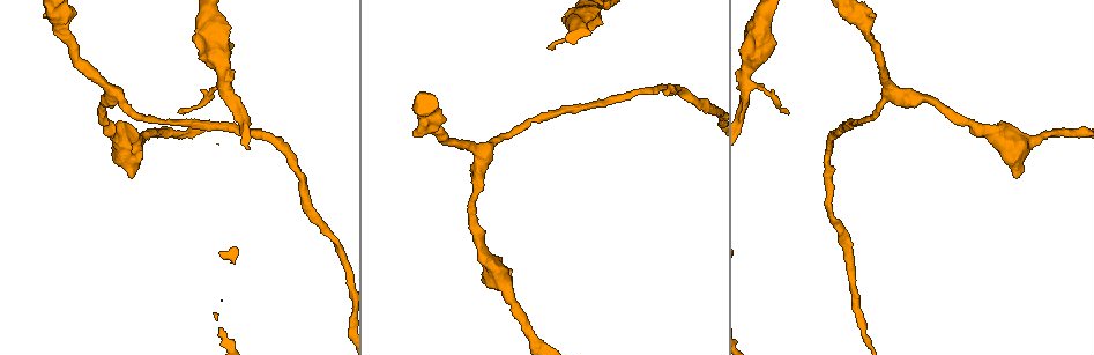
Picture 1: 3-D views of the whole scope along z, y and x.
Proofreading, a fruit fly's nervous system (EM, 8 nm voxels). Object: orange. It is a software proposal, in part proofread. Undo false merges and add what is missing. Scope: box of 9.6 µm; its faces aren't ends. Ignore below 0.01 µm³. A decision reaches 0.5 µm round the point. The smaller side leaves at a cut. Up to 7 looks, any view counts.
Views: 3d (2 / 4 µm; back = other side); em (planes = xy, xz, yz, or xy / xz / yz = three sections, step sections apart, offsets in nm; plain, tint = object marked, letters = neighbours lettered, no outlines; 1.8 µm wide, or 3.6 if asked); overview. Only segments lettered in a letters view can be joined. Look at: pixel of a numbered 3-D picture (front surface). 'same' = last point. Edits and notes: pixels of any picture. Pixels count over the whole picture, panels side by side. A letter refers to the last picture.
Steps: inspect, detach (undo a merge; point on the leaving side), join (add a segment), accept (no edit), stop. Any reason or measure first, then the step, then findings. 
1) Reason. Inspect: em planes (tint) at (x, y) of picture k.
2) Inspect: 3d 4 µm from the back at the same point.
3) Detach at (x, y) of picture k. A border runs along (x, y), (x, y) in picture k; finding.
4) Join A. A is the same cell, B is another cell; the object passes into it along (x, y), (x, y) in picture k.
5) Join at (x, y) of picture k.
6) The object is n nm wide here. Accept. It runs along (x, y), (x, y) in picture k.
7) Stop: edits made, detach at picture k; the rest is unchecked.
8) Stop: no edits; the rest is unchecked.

Thick end. Inspect: em planes (plain) at (1015, 176) of picture 1.

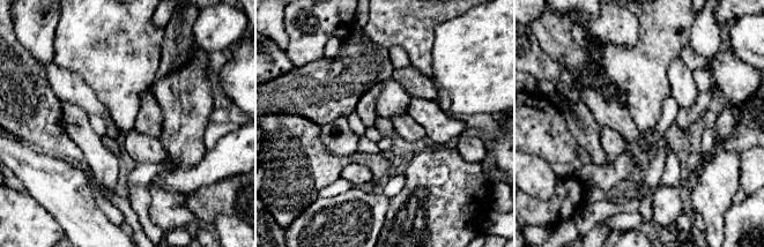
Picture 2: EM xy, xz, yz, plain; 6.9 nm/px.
Inspect: em planes (letters) at the same point.

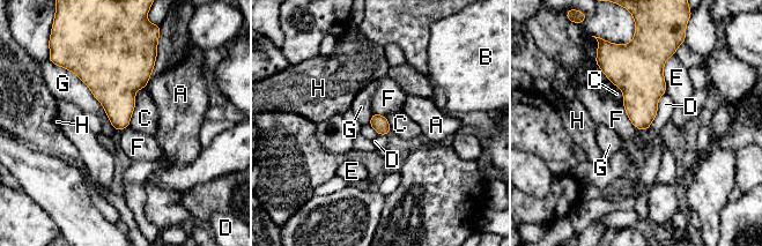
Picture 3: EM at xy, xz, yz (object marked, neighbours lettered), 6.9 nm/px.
Accept. A, B, C, D, E, F, G and H are other cells; a border runs along (622, 103), (628, 119), (640, 131) in picture 3; none of them fits.

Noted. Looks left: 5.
Tapers out. Inspect: em xz step 8 (letters) at (177, 112) of picture 1.

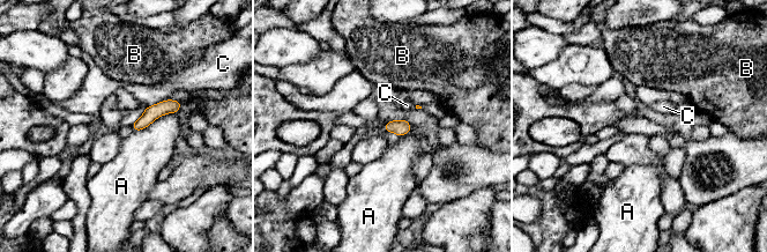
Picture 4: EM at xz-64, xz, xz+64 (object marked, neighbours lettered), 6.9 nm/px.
The longest contact is with A, 320 nm. Accept. A, B and C are other cells; a border runs along (175, 112), (133, 131) in picture 4; no lettered segment goes on from it.

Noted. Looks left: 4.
Inspect: em planes (tint) at (223, 84) of picture 1.

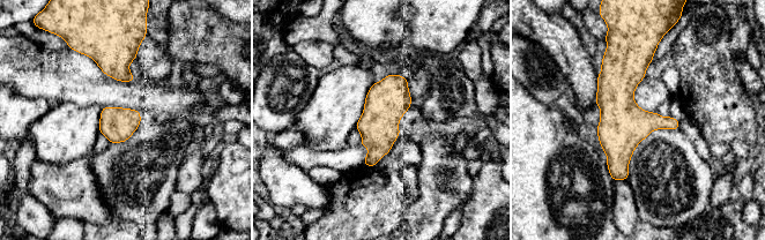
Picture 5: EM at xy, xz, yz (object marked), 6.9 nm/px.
Inspect: em planes (letters) at the same point.

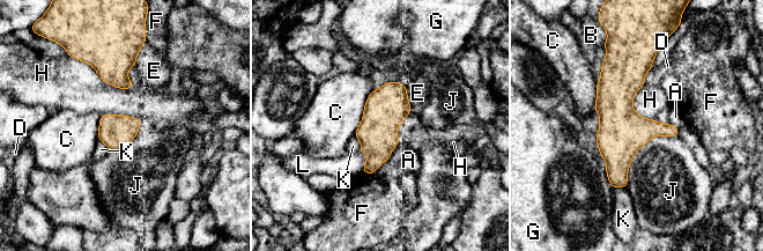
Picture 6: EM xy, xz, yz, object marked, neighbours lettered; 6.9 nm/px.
Accept. A, B, C, D, E, F, G, H, J, K and L are other cells; a border runs along (79, 59), (116, 87), (135, 86) in picture 6; continuous, no second cell.

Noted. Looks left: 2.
Stop: no edits; the rest is unchecked.

